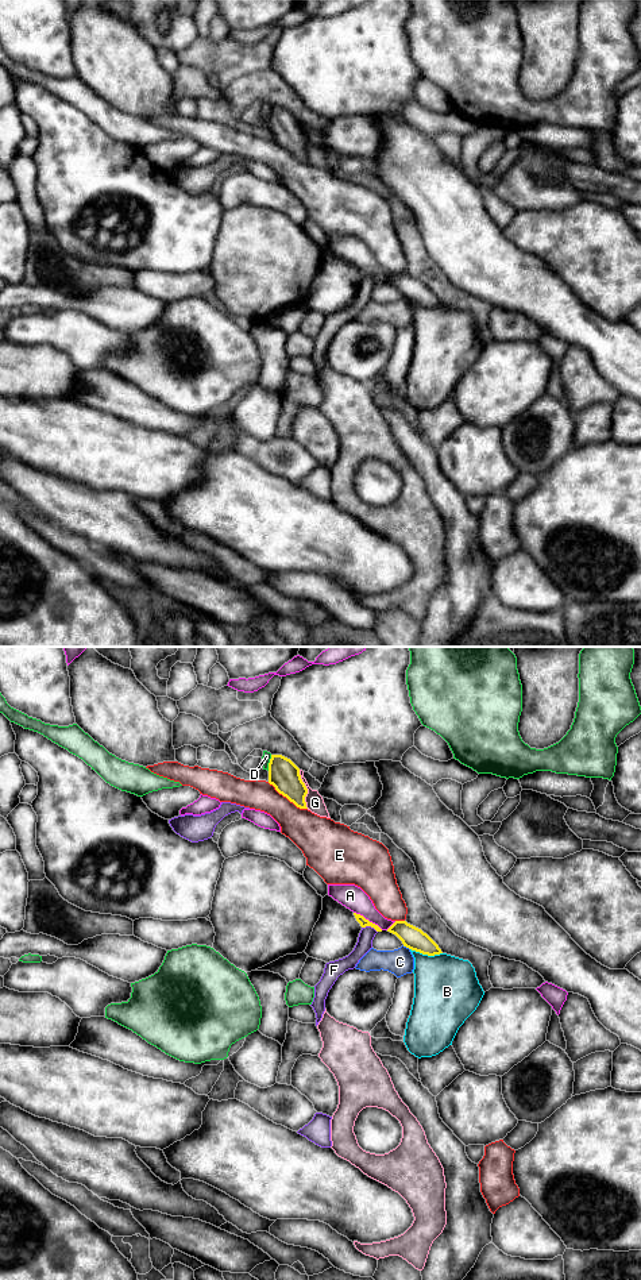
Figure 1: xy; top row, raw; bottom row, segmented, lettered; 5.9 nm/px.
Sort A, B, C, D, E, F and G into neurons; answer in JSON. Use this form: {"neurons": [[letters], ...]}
{"neurons": [["A", "F"], ["B"], ["C"], ["D"], ["E"], ["G"]]}

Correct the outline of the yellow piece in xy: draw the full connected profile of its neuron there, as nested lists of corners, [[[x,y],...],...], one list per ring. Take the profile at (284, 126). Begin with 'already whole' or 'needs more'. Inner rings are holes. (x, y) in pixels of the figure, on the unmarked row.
already whole | [[[271,107],[269,115],[269,135],[300,161],[308,161],[305,149],[308,140],[301,131],[300,120],[282,107]]]

